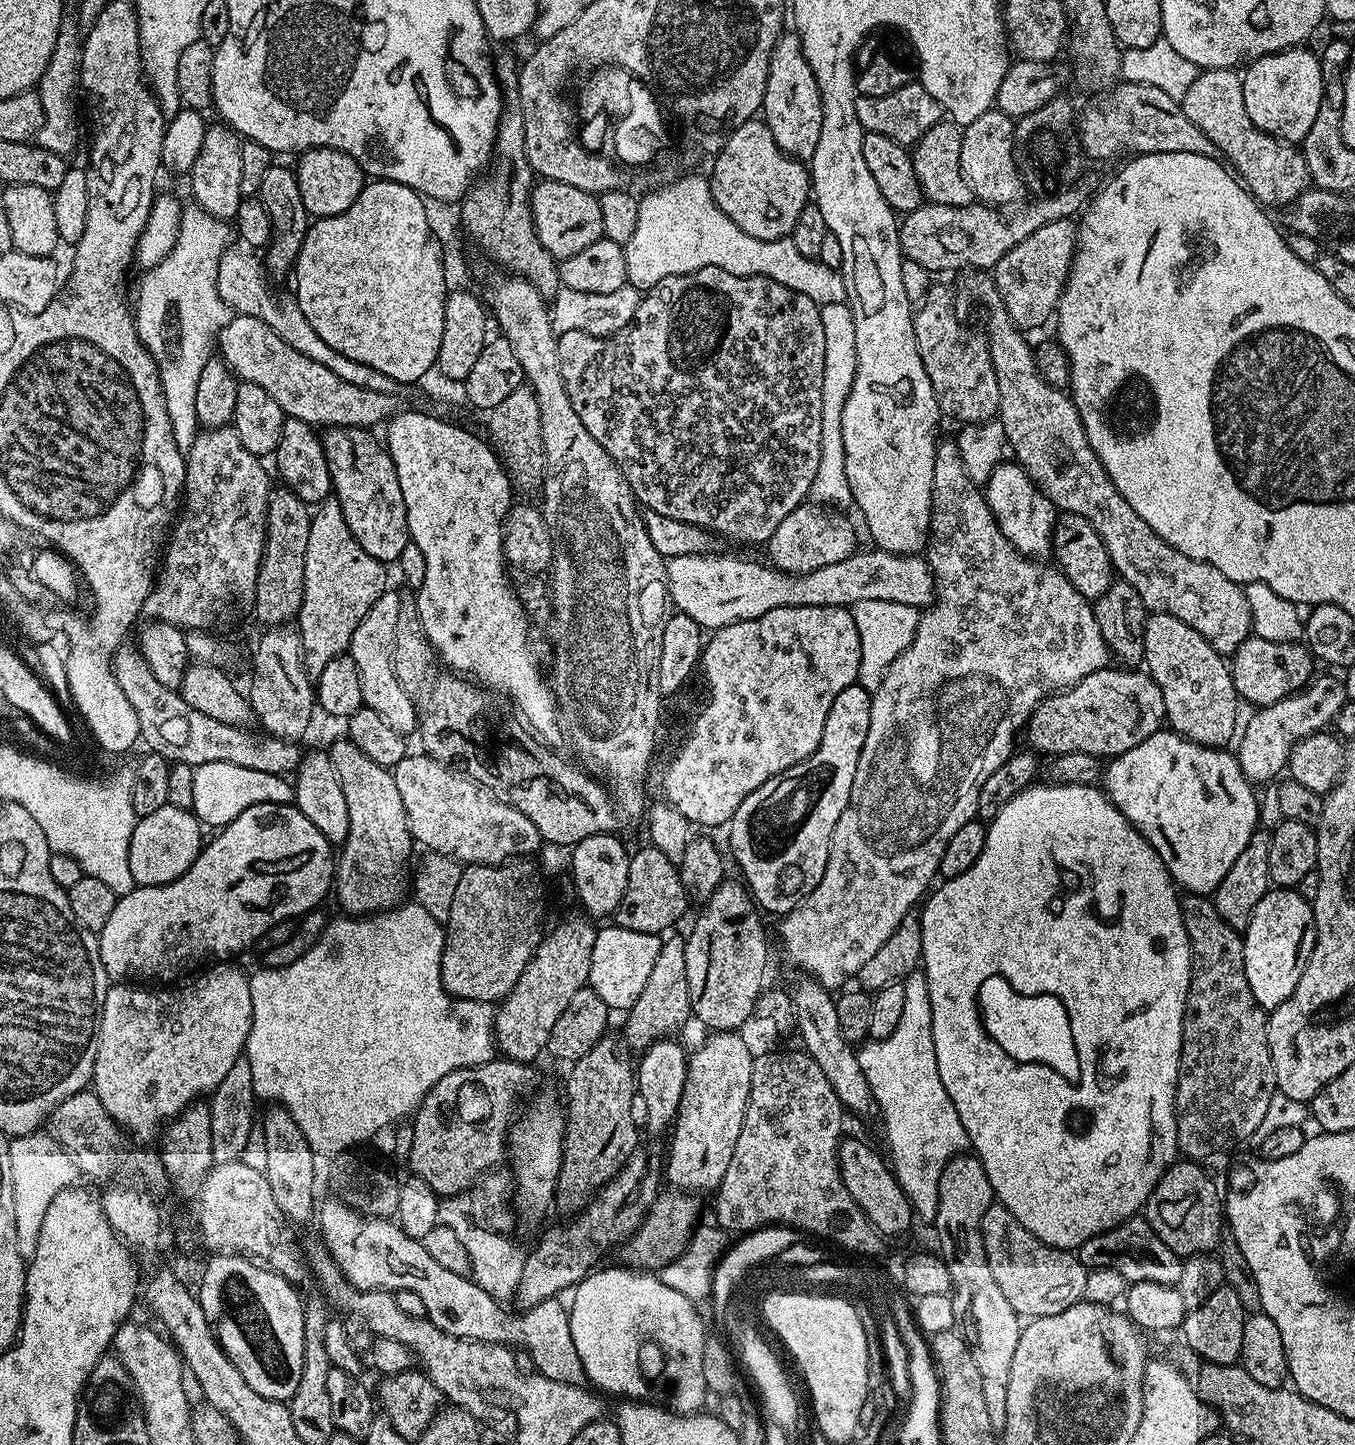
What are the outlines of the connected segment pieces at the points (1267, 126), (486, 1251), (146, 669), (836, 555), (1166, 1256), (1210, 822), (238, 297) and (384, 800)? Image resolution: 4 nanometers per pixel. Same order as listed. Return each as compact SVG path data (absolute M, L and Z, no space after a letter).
M1301 46L1299 48L1287 48L1281 52L1275 52L1269 56L1263 56L1257 60L1252 61L1247 65L1242 72L1242 83L1240 89L1242 90L1242 98L1246 106L1246 114L1250 118L1250 122L1254 122L1254 126L1258 126L1260 132L1265 132L1271 136L1275 136L1277 140L1283 140L1290 144L1299 145L1306 138L1306 134L1310 134L1310 126L1314 126L1314 118L1318 118L1318 110L1322 106L1322 98L1324 97L1324 79L1322 78L1322 70L1320 69L1320 57L1314 51L1311 52L1311 47Z
M493 1170L465 1192L443 1197L440 1202L440 1223L454 1230L462 1246L466 1246L466 1254L470 1254L470 1279L482 1286L486 1294L501 1302L511 1301L515 1297L526 1255L525 1249L520 1249L519 1242L511 1236L512 1216L508 1213L511 1200L513 1203L514 1177L511 1171Z
M121 646L116 649L116 655L112 657L112 672L116 676L116 681L118 686L122 686L122 694L126 694L127 700L130 702L130 706L134 706L134 714L138 714L138 726L140 727L140 738L143 743L147 745L151 751L162 754L166 757L169 762L175 762L177 764L190 764L198 765L205 764L206 762L234 762L234 766L246 766L246 770L262 770L266 774L278 774L282 777L287 777L289 774L295 773L296 768L299 766L302 759L302 748L299 743L293 742L291 740L279 740L277 736L270 736L267 734L259 734L260 736L255 736L255 731L249 730L247 728L235 728L230 726L226 722L214 722L214 718L206 718L206 714L202 714L202 710L194 710L193 708L185 708L183 703L175 702L172 704L172 696L174 700L173 689L162 686L162 682L158 682L158 678L154 678L153 672L150 670L150 666L146 666L146 658L140 653L139 647L132 646Z
M805 502L786 514L766 545L771 567L779 568L782 572L803 574L822 570L822 566L830 566L834 562L842 562L842 558L857 551L856 532L851 522L844 516L831 516L828 512L831 511Z
M1140 1214L1124 1221L1117 1228L1090 1238L1078 1249L1078 1255L1085 1268L1118 1270L1118 1274L1122 1274L1122 1278L1126 1278L1129 1284L1176 1284L1184 1264L1184 1260L1176 1256L1174 1250L1170 1250L1170 1246L1158 1238L1158 1234L1154 1234L1147 1219Z
M1161 730L1150 734L1150 738L1146 738L1146 742L1142 742L1138 746L1134 746L1134 750L1126 750L1126 754L1111 757L1102 772L1102 791L1110 803L1144 835L1146 842L1150 842L1150 846L1158 854L1158 858L1162 858L1162 862L1168 873L1172 875L1173 881L1188 894L1215 893L1217 886L1222 882L1222 878L1226 878L1230 866L1234 866L1238 854L1242 854L1242 850L1246 850L1250 838L1258 831L1260 823L1260 802L1257 789L1252 781L1246 778L1246 774L1242 774L1235 755L1228 750L1207 748L1201 744L1196 744L1181 736L1180 733L1171 730Z
M229 247L218 266L218 294L222 298L222 302L226 302L226 306L232 308L233 313L253 316L266 322L266 326L270 326L270 330L274 330L274 334L278 334L278 338L282 338L282 342L286 342L288 346L294 346L294 350L298 350L298 354L306 354L306 358L314 358L314 362L322 362L322 366L326 366L326 370L332 371L333 374L338 374L338 378L342 378L342 382L362 386L362 390L378 390L378 394L394 395L401 391L402 386L398 381L394 378L386 378L386 374L382 374L382 370L374 370L362 362L354 362L350 358L346 358L346 354L338 354L338 350L334 350L334 346L322 342L322 338L318 338L318 330L314 330L314 326L310 326L310 322L306 322L306 314L302 314L302 310L296 304L295 295L279 296L272 289L271 282L273 283L273 281L266 275L266 268L261 257L259 260L256 257L259 255L255 251L236 247Z
M336 740L327 745L326 751L330 762L334 762L338 782L342 782L342 795L350 810L350 834L344 839L334 864L334 896L336 892L344 907L341 909L348 914L387 912L405 899L404 863L414 849L398 782L394 782L389 769L362 754L352 740Z

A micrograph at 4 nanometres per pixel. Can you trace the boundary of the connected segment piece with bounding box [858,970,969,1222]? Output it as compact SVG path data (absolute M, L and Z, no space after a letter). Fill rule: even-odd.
M923 971L905 976L906 1002L894 1034L884 1040L869 1039L859 1049L862 1074L870 1084L875 1107L884 1123L887 1159L896 1180L912 1203L913 1213L928 1222L935 1221L938 1210L938 1182L949 1162L969 1147L968 1135L938 1078L938 1058L934 1054L934 1014L930 1010L930 986Z

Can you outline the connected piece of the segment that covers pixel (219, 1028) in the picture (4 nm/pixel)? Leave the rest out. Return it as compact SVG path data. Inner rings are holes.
M213 963L204 970L209 972L202 973L185 988L164 986L161 992L151 992L148 989L151 987L133 986L128 982L116 982L108 987L96 1035L96 1057L90 1084L121 1129L132 1131L140 1140L150 1139L156 1131L157 1135L162 1126L175 1120L185 1108L211 1094L218 1082L226 1078L230 1066L245 1055L254 1014L250 976L232 964L235 963Z

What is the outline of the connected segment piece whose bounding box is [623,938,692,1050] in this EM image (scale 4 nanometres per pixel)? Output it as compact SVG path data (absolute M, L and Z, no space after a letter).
M665 939L658 950L658 958L655 959L651 969L650 978L647 979L646 988L634 1002L632 1008L626 1012L628 1021L624 1024L624 1036L629 1049L643 1050L673 1035L672 1032L679 1024L684 1024L692 1016L690 1006L690 986L686 983L686 950L684 940Z

